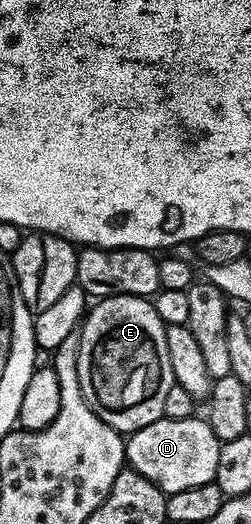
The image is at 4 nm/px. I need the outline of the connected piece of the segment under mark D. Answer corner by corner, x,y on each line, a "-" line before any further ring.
194,415
187,419
163,416
155,423
147,423
139,431
128,434
125,441
125,460
143,479
155,483
166,495
187,491
187,487
212,485
217,479
219,451
223,442
211,431
208,420

